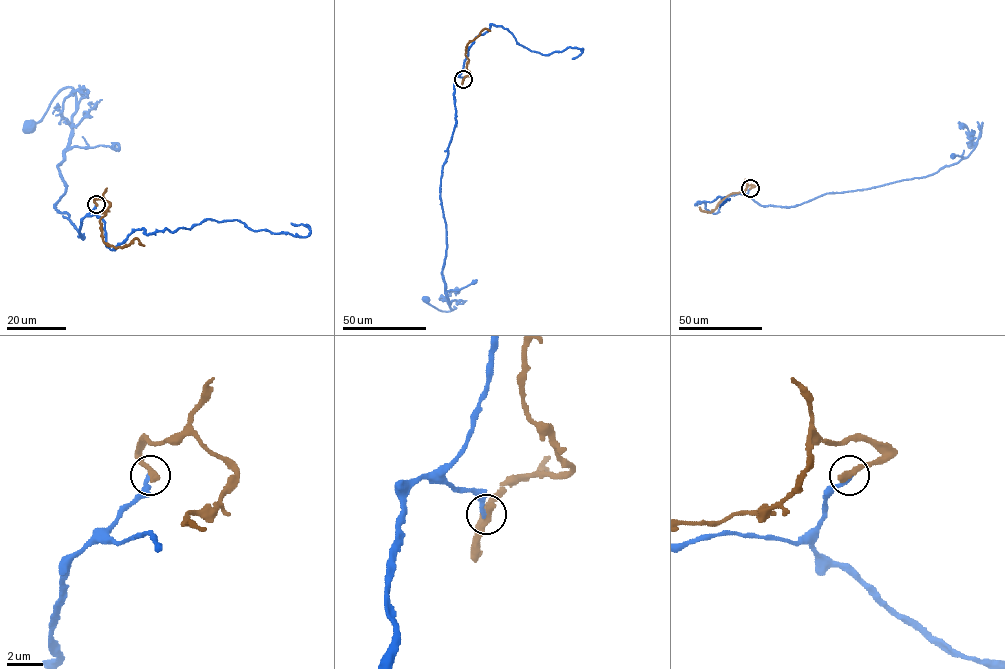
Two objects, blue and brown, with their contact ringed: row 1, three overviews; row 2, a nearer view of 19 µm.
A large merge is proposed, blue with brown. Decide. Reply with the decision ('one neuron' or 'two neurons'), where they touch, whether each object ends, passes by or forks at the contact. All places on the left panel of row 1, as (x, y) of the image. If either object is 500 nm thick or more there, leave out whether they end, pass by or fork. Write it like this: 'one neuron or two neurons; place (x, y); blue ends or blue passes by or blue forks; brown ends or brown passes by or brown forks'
two neurons; place (96, 204); blue ends; brown ends

